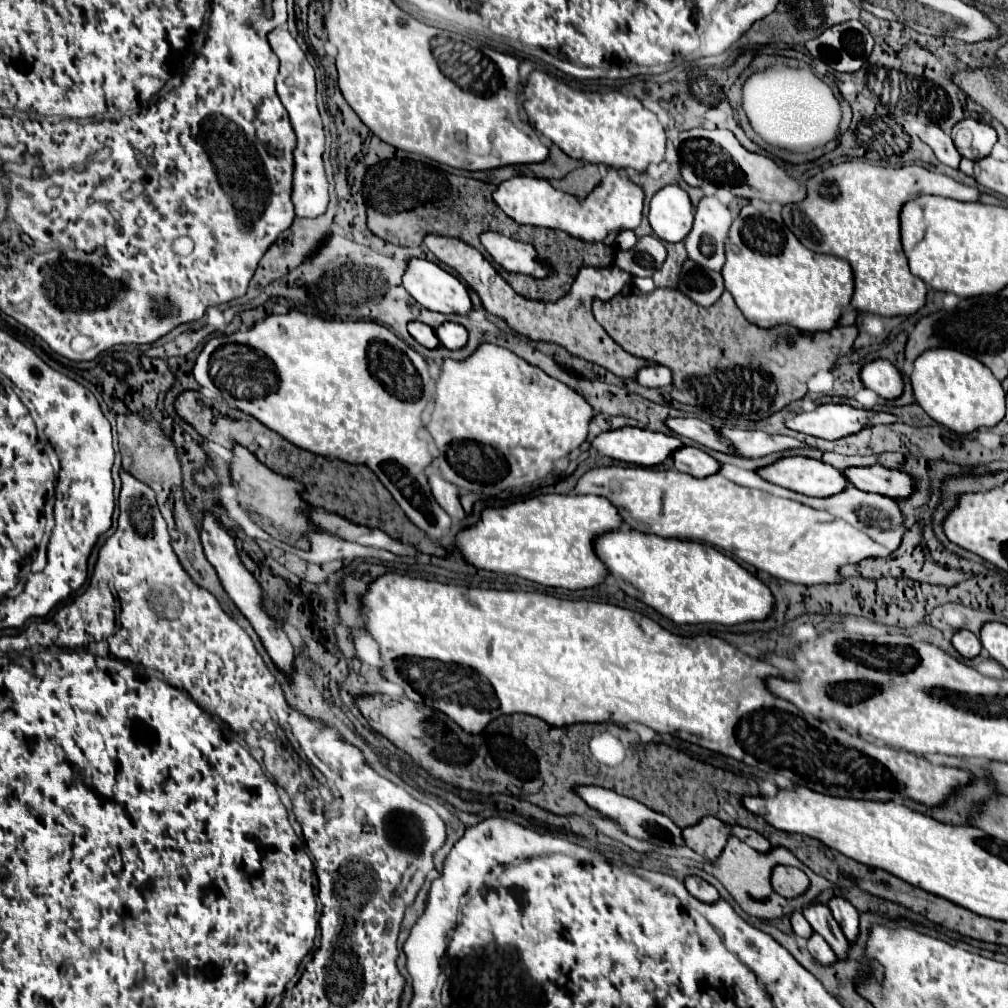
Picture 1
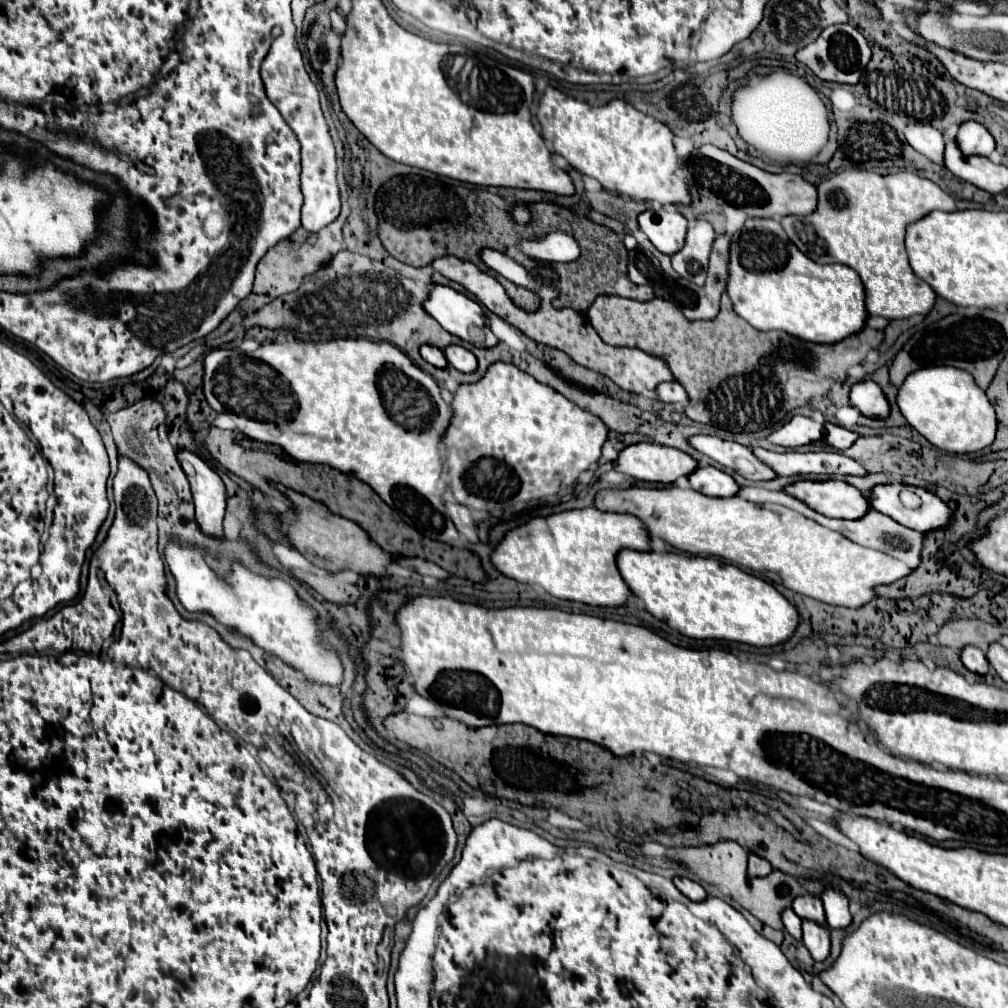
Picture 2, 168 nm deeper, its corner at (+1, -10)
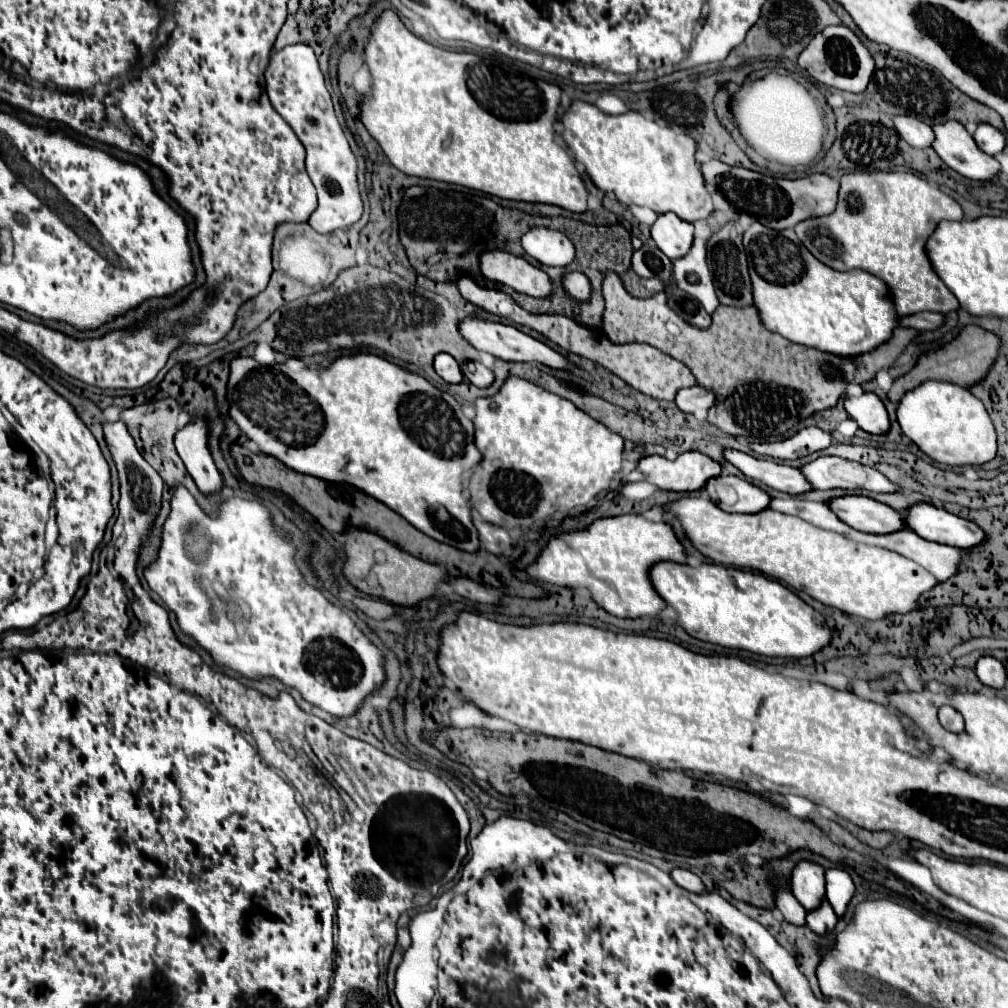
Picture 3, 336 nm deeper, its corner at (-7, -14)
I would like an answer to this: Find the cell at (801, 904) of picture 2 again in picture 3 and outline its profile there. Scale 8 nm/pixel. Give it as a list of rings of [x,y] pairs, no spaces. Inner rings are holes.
[[[800,862],[792,872],[792,894],[808,912],[816,910],[826,896],[824,868],[812,862]]]

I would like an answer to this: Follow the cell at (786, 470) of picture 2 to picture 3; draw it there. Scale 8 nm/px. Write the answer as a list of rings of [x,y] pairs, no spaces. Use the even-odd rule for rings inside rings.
[[[820,456],[810,464],[800,468],[808,482],[814,488],[864,488],[870,492],[896,492],[900,490],[886,476],[868,468],[864,464],[856,464],[852,460],[844,460],[838,456]]]

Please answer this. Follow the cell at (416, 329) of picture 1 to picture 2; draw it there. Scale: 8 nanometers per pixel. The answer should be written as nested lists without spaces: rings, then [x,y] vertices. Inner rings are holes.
[[[422,346],[422,348],[420,348],[420,354],[422,354],[422,358],[424,358],[428,364],[432,364],[432,366],[436,366],[436,368],[446,368],[446,366],[448,366],[444,352],[438,350],[436,346]]]

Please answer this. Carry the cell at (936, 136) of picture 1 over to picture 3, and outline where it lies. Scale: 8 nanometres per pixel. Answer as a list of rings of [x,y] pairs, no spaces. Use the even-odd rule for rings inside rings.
[[[894,116],[894,126],[912,148],[930,148],[934,140],[932,128],[914,116]]]

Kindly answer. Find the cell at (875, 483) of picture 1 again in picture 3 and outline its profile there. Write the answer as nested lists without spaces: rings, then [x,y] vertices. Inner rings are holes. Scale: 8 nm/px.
[[[918,502],[914,506],[908,506],[904,524],[908,524],[908,528],[924,540],[956,548],[972,548],[984,540],[984,532],[980,532],[974,522],[964,520],[930,502]]]

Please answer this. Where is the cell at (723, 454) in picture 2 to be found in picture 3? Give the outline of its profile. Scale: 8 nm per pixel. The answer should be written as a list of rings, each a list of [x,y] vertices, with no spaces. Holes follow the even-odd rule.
[[[726,448],[724,458],[732,462],[744,476],[758,480],[774,490],[794,494],[794,496],[812,490],[812,486],[808,484],[808,480],[802,476],[798,468],[776,464],[774,460],[768,460],[768,458],[754,458],[752,454],[746,454],[734,448]]]

